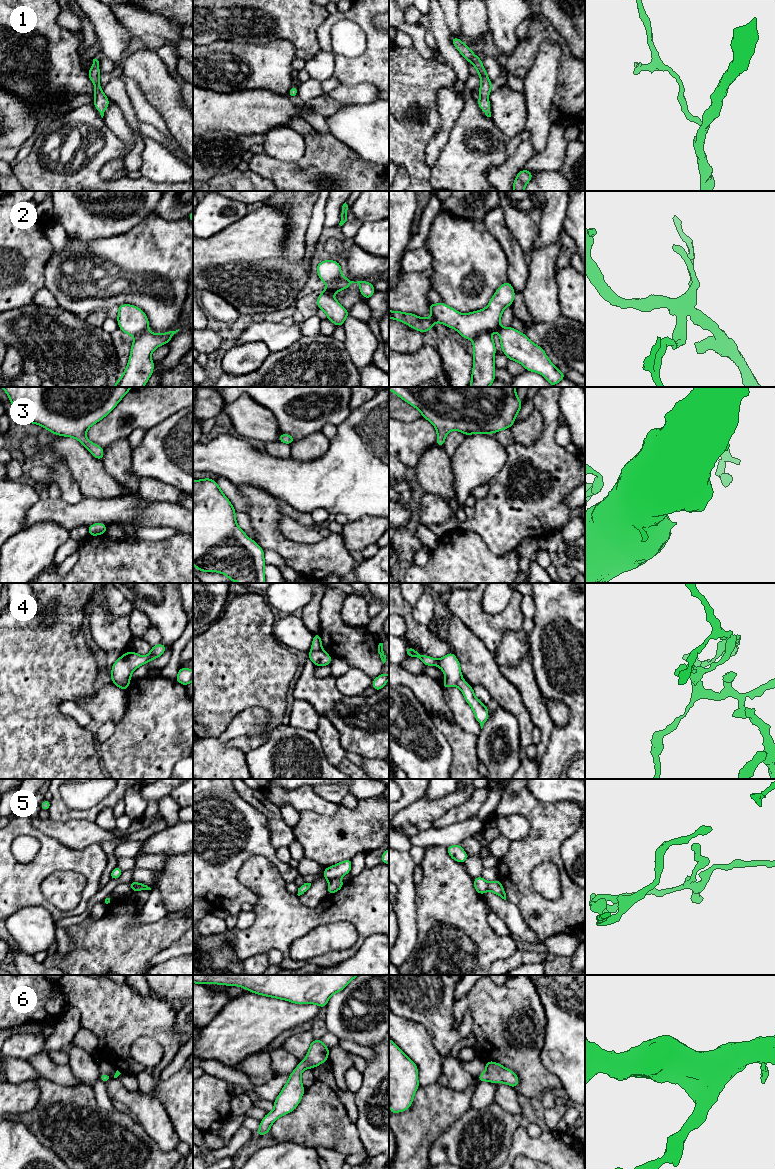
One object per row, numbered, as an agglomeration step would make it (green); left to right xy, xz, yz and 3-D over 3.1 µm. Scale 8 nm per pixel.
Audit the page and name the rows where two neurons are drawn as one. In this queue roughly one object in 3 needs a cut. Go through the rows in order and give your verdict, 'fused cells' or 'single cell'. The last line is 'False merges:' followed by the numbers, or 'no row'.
1: single cell
2: fused cells
3: single cell
4: fused cells
5: fused cells
6: single cell
False merges: 2, 4, 5

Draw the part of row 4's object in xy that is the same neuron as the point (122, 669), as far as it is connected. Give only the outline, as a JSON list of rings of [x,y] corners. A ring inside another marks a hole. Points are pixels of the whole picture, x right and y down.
[[[160,643],[155,646],[151,646],[151,651],[148,655],[142,656],[135,652],[128,651],[127,653],[123,654],[120,658],[118,658],[111,670],[111,679],[112,683],[125,683],[131,680],[132,672],[144,665],[149,663],[152,659],[157,659],[160,657],[165,651],[167,647]]]

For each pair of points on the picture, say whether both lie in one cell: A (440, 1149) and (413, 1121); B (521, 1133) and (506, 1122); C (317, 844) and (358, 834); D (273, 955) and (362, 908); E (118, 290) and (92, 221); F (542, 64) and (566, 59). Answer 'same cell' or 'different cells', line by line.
A: different cells
B: different cells
C: same cell
D: different cells
E: different cells
F: different cells

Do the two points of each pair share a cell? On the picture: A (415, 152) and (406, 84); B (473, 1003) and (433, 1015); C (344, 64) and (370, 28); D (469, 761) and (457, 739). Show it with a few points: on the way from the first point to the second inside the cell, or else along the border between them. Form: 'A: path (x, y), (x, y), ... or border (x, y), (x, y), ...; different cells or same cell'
A: path (401, 135), (400, 101); same cell
B: border (454, 1000), (454, 1020), (468, 1011), (472, 1023); different cells
C: path (356, 64), (372, 50), (372, 40); same cell
D: path (464, 756), (464, 746), (462, 744); same cell

